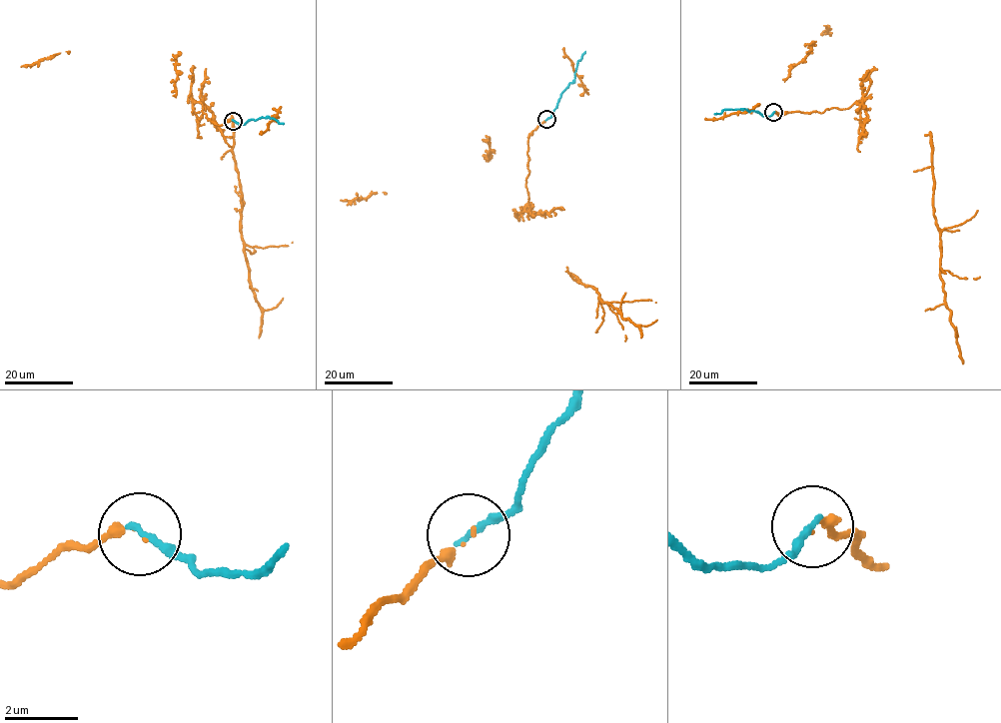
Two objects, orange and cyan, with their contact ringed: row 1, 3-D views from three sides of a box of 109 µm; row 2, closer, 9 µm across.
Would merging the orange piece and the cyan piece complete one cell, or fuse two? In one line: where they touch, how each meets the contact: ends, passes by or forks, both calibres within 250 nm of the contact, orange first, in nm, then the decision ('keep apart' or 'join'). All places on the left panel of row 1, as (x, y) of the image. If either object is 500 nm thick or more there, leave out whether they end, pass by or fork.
(233, 121) | orange ends | cyan ends | 120/200 nm | join

